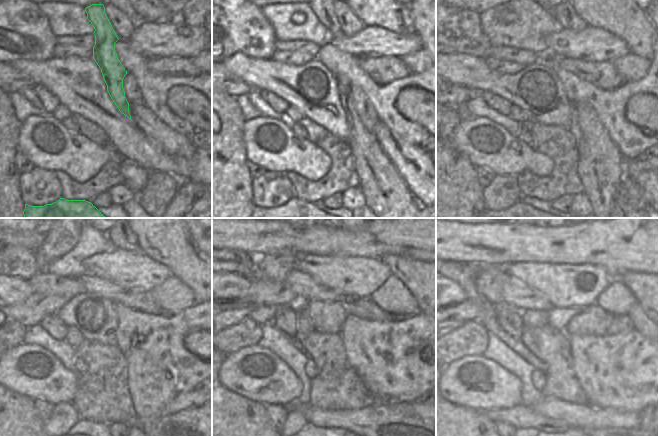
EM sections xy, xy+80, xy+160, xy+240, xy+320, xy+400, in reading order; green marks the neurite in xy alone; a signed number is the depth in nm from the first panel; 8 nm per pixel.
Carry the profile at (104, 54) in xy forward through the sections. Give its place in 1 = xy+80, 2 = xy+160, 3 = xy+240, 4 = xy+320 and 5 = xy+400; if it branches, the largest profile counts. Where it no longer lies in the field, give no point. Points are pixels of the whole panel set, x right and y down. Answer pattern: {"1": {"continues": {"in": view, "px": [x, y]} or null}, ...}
{"1": {"continues": {"in": "xy+80", "px": [375, 172]}}, "2": {"continues": {"in": "xy+160", "px": [629, 197]}}, "3": {"continues": null}, "4": {"continues": null}, "5": {"continues": null}}

